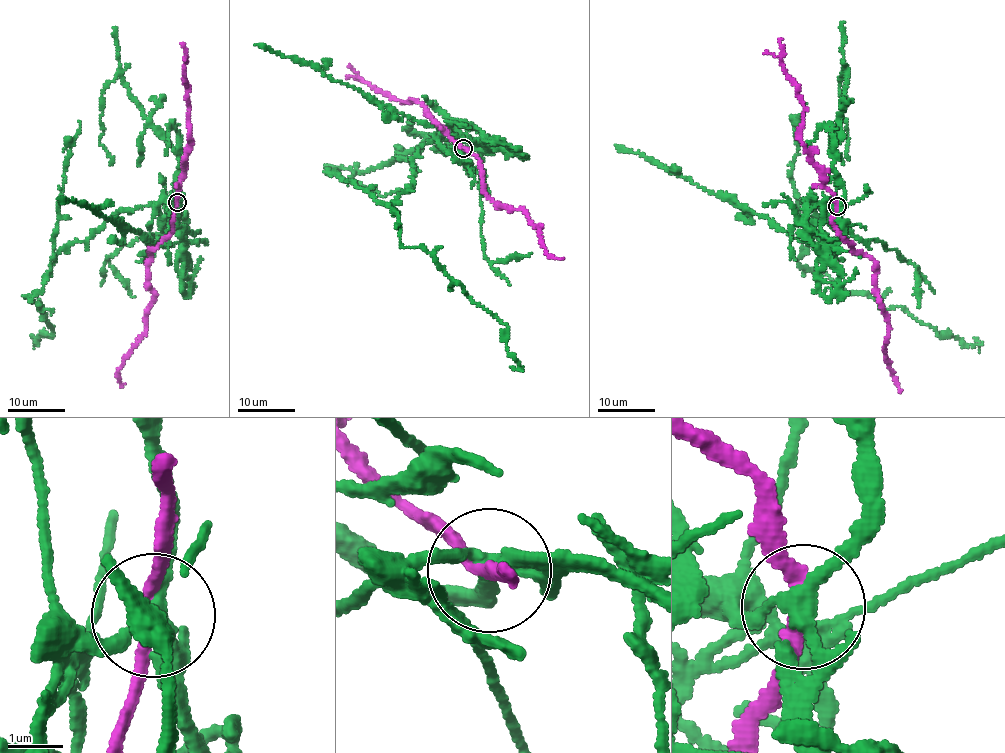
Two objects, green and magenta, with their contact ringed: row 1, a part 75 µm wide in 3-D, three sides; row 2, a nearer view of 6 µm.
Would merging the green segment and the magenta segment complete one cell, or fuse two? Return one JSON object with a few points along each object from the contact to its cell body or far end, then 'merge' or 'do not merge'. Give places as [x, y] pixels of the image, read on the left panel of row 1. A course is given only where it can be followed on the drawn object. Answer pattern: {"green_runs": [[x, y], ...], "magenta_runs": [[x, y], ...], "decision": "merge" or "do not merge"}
{"green_runs": [[177, 202], [166, 217], [155, 205], [120, 209], [59, 249], [43, 289], [24, 295], [52, 334], [31, 334]], "magenta_runs": [[177, 202], [172, 230], [149, 249], [148, 287], [154, 297], [146, 333], [119, 369], [118, 380], [126, 384]], "decision": "do not merge"}

